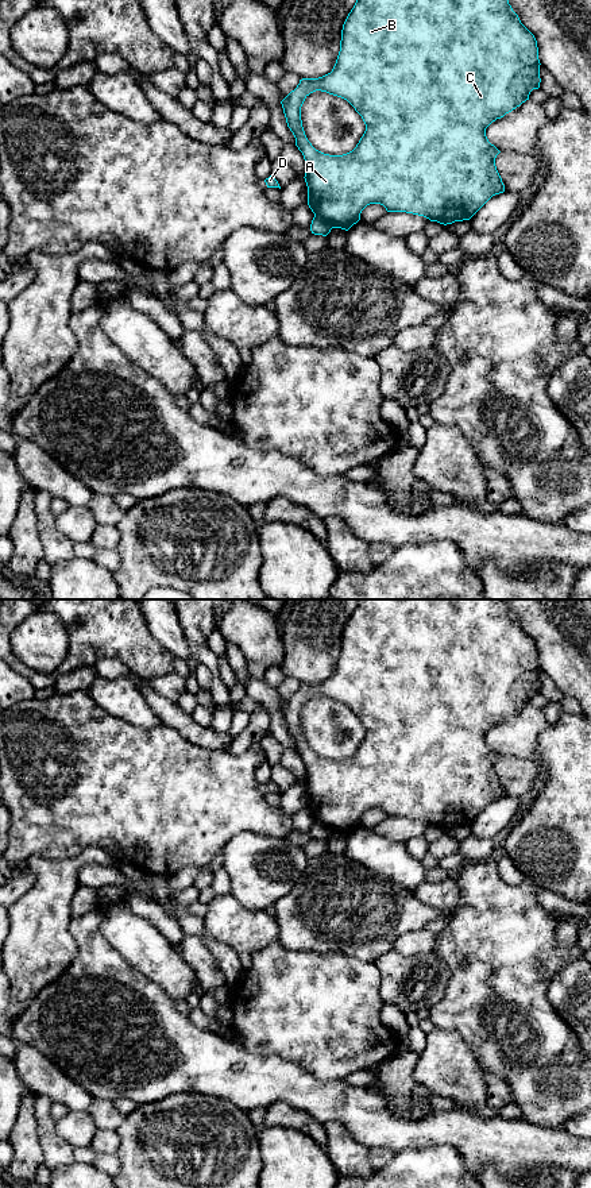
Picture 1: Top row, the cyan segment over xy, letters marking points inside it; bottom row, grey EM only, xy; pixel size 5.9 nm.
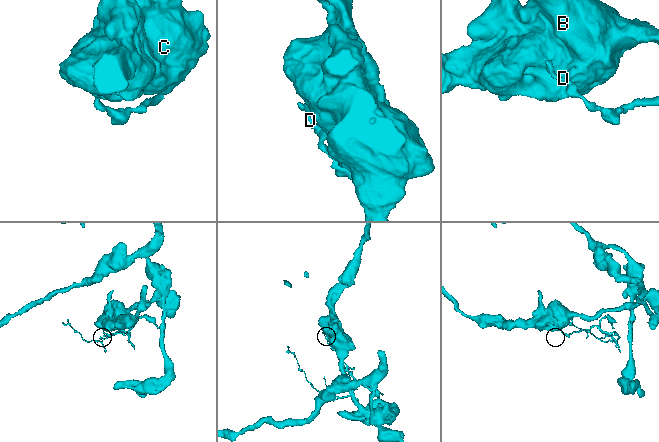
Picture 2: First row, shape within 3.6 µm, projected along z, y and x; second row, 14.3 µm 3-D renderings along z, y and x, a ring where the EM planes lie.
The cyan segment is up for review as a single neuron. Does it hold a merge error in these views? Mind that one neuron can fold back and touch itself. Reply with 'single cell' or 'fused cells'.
fused cells

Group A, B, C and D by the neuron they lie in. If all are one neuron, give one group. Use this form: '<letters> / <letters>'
A B C / D

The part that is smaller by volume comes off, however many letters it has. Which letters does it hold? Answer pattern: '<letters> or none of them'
D

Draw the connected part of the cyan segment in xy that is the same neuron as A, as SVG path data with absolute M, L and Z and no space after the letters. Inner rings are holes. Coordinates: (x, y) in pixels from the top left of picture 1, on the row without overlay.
M356 599L356 608L343 629L340 656L332 676L318 683L300 684L297 693L281 706L287 732L305 764L304 783L308 791L309 813L314 821L325 825L332 833L345 836L360 825L362 815L370 809L381 809L387 817L424 821L444 830L470 825L492 801L505 796L505 790L495 771L495 763L501 756L488 747L486 733L529 705L530 697L540 693L540 670L537 645L521 628L506 599ZM316 695L347 705L362 721L366 736L352 756L343 760L329 760L316 755L308 745L302 732L301 711L305 703Z

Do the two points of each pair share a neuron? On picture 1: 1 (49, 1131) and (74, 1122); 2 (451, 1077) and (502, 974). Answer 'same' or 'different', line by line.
1: different
2: different

